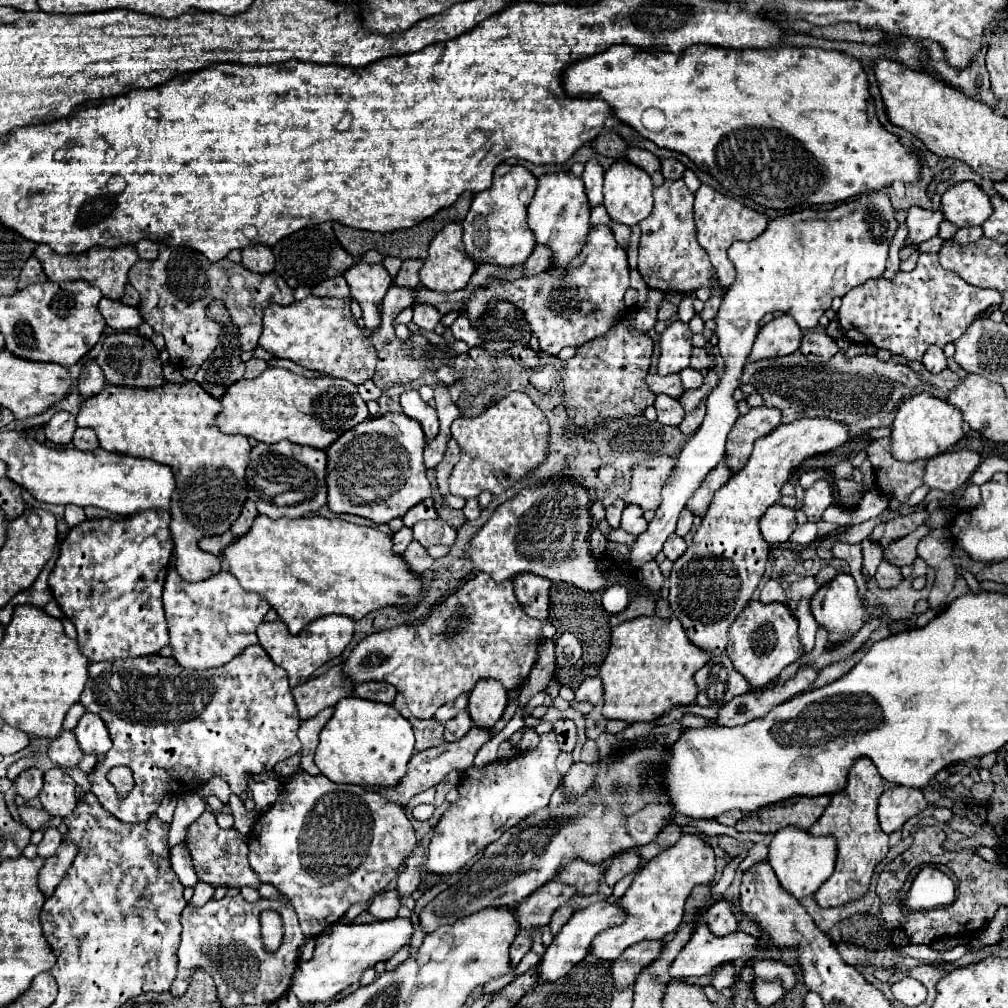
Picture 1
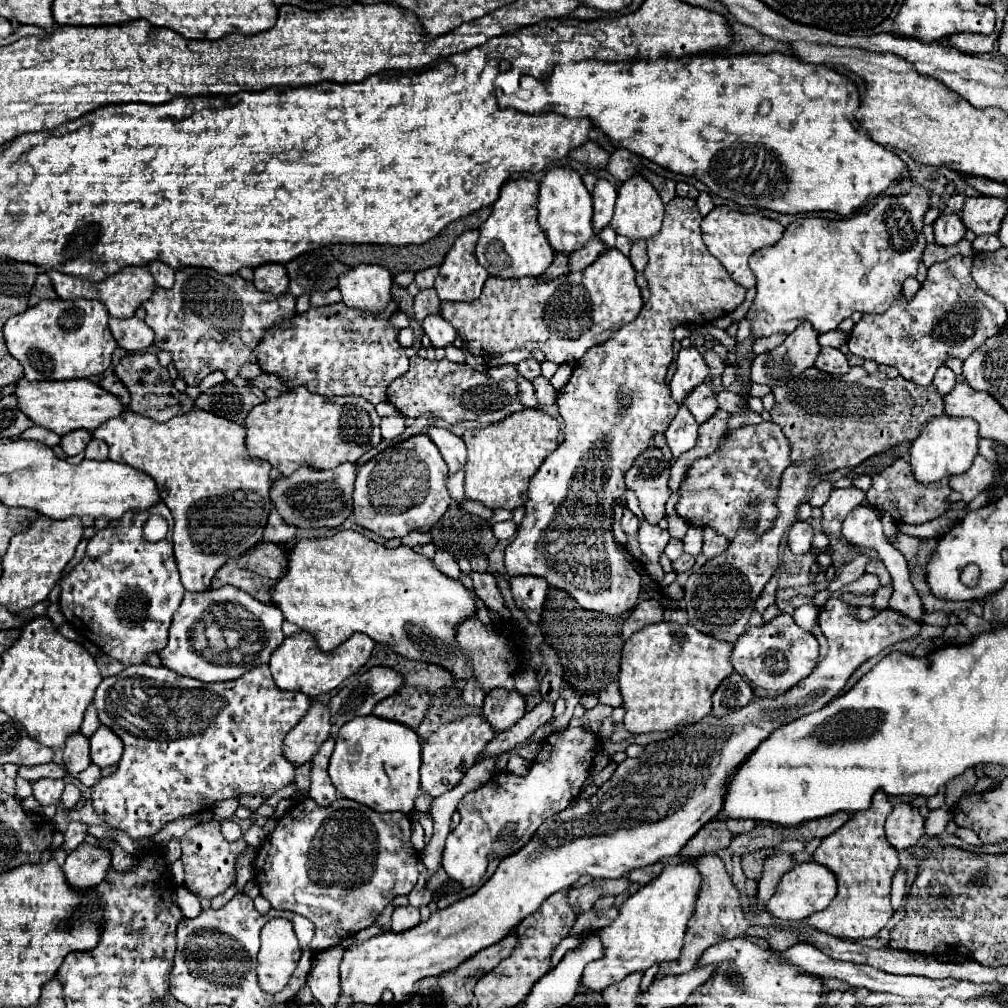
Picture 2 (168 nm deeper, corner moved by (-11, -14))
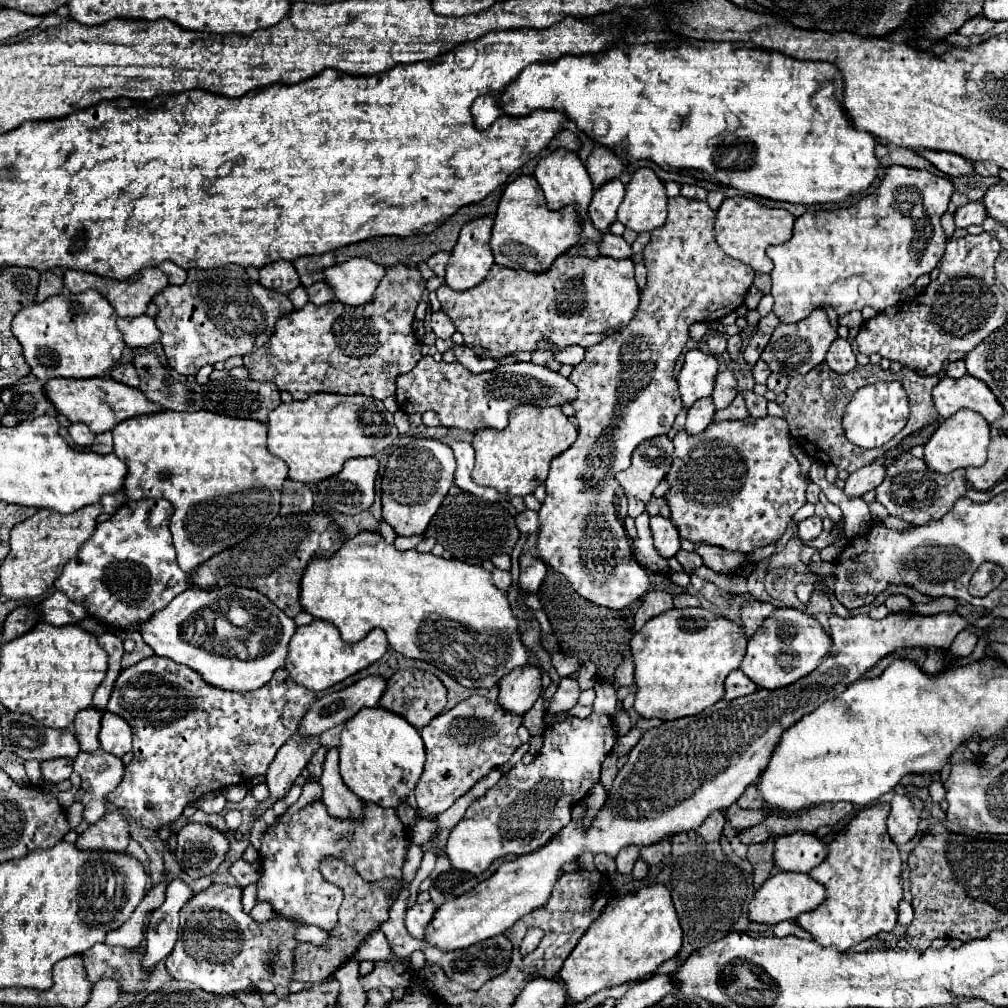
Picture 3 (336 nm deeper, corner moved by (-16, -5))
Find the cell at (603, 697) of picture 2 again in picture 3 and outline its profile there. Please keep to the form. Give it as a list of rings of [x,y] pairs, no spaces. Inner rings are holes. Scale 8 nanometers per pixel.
[[[624,658],[624,662],[616,668],[616,676],[614,676],[620,686],[630,686],[634,682],[634,662],[632,658]]]

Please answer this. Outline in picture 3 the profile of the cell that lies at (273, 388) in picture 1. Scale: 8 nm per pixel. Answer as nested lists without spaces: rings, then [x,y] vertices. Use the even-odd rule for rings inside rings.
[[[314,394],[304,402],[280,404],[268,420],[268,450],[290,466],[290,480],[320,484],[336,476],[350,458],[368,458],[398,438],[392,414],[376,398]]]

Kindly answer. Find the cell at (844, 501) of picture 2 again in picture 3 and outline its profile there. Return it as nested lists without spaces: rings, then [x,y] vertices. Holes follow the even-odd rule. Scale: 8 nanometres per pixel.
[[[870,462],[862,468],[858,468],[856,472],[852,472],[846,480],[844,492],[848,496],[860,496],[866,494],[868,490],[874,490],[876,486],[882,484],[882,478],[886,474],[886,466],[878,464],[878,462]]]

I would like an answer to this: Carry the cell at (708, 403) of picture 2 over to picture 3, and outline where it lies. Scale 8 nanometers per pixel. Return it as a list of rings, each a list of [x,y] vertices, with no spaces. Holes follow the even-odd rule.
[[[724,370],[718,374],[716,378],[716,386],[714,386],[714,394],[712,400],[716,402],[716,408],[726,408],[730,406],[730,402],[736,398],[738,394],[738,382],[736,382],[736,374],[732,370]]]

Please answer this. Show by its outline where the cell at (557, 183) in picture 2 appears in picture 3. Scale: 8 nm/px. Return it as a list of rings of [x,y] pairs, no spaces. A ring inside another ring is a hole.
[[[558,148],[554,152],[550,152],[548,156],[544,156],[536,170],[534,170],[534,178],[538,180],[542,192],[544,192],[544,198],[546,198],[546,204],[548,208],[552,210],[560,210],[568,204],[578,204],[580,206],[580,218],[586,218],[586,212],[588,212],[588,204],[592,200],[592,194],[594,194],[594,188],[592,188],[592,182],[588,178],[588,172],[584,168],[584,164],[580,162],[580,158],[566,150],[566,148]]]

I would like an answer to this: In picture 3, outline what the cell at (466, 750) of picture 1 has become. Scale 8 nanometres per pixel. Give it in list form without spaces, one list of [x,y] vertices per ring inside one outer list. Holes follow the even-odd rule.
[[[562,678],[554,698],[550,700],[550,708],[548,712],[556,714],[556,712],[568,712],[570,708],[576,706],[578,702],[578,696],[580,696],[580,690],[578,690],[578,680],[576,678]]]

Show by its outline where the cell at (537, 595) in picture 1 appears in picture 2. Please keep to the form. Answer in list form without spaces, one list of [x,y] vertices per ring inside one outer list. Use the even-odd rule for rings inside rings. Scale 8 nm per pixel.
[[[515,577],[515,579],[511,579],[511,591],[513,591],[515,605],[535,625],[541,621],[543,603],[547,599],[547,589],[549,589],[549,585],[541,577]]]

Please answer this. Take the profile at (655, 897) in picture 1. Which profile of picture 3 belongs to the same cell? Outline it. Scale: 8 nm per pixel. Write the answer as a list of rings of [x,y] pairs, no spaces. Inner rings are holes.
[[[664,884],[640,888],[634,894],[624,894],[608,904],[602,916],[588,928],[584,938],[566,958],[558,978],[564,982],[574,1004],[602,988],[620,986],[632,980],[646,980],[656,974],[656,968],[682,948],[682,928],[672,906],[672,898]]]

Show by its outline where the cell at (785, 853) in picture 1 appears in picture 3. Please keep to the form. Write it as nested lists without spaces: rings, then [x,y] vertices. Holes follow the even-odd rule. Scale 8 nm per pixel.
[[[776,872],[774,876],[770,876],[756,890],[756,894],[754,894],[754,898],[748,906],[748,918],[752,922],[758,922],[758,924],[776,926],[782,920],[794,920],[802,912],[814,910],[816,906],[820,906],[822,900],[824,900],[824,886],[820,886],[818,882],[812,882],[808,878],[808,874],[802,874],[802,872]]]

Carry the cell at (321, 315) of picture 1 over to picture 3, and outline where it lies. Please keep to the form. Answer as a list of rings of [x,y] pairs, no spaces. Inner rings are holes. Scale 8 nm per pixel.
[[[396,264],[386,268],[386,276],[378,284],[374,298],[364,306],[344,306],[340,302],[330,302],[324,306],[314,306],[308,302],[302,310],[286,314],[276,324],[276,334],[268,340],[268,346],[254,350],[244,356],[244,366],[250,372],[250,380],[274,382],[280,392],[290,392],[294,400],[306,400],[318,392],[330,394],[364,394],[376,400],[384,400],[396,394],[396,378],[410,372],[420,354],[420,342],[412,332],[414,310],[426,288],[426,280],[420,276],[418,266]]]

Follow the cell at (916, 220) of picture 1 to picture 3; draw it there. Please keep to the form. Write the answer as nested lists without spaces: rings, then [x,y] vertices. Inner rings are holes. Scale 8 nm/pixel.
[[[968,202],[966,206],[956,210],[954,220],[956,220],[958,228],[968,228],[970,224],[982,224],[986,220],[986,216],[988,214],[986,214],[982,202]]]

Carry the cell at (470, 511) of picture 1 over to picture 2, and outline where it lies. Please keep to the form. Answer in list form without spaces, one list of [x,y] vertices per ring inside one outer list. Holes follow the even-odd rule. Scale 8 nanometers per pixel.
[[[503,521],[493,525],[493,533],[497,539],[511,539],[515,531],[517,531],[517,525],[513,521]]]

